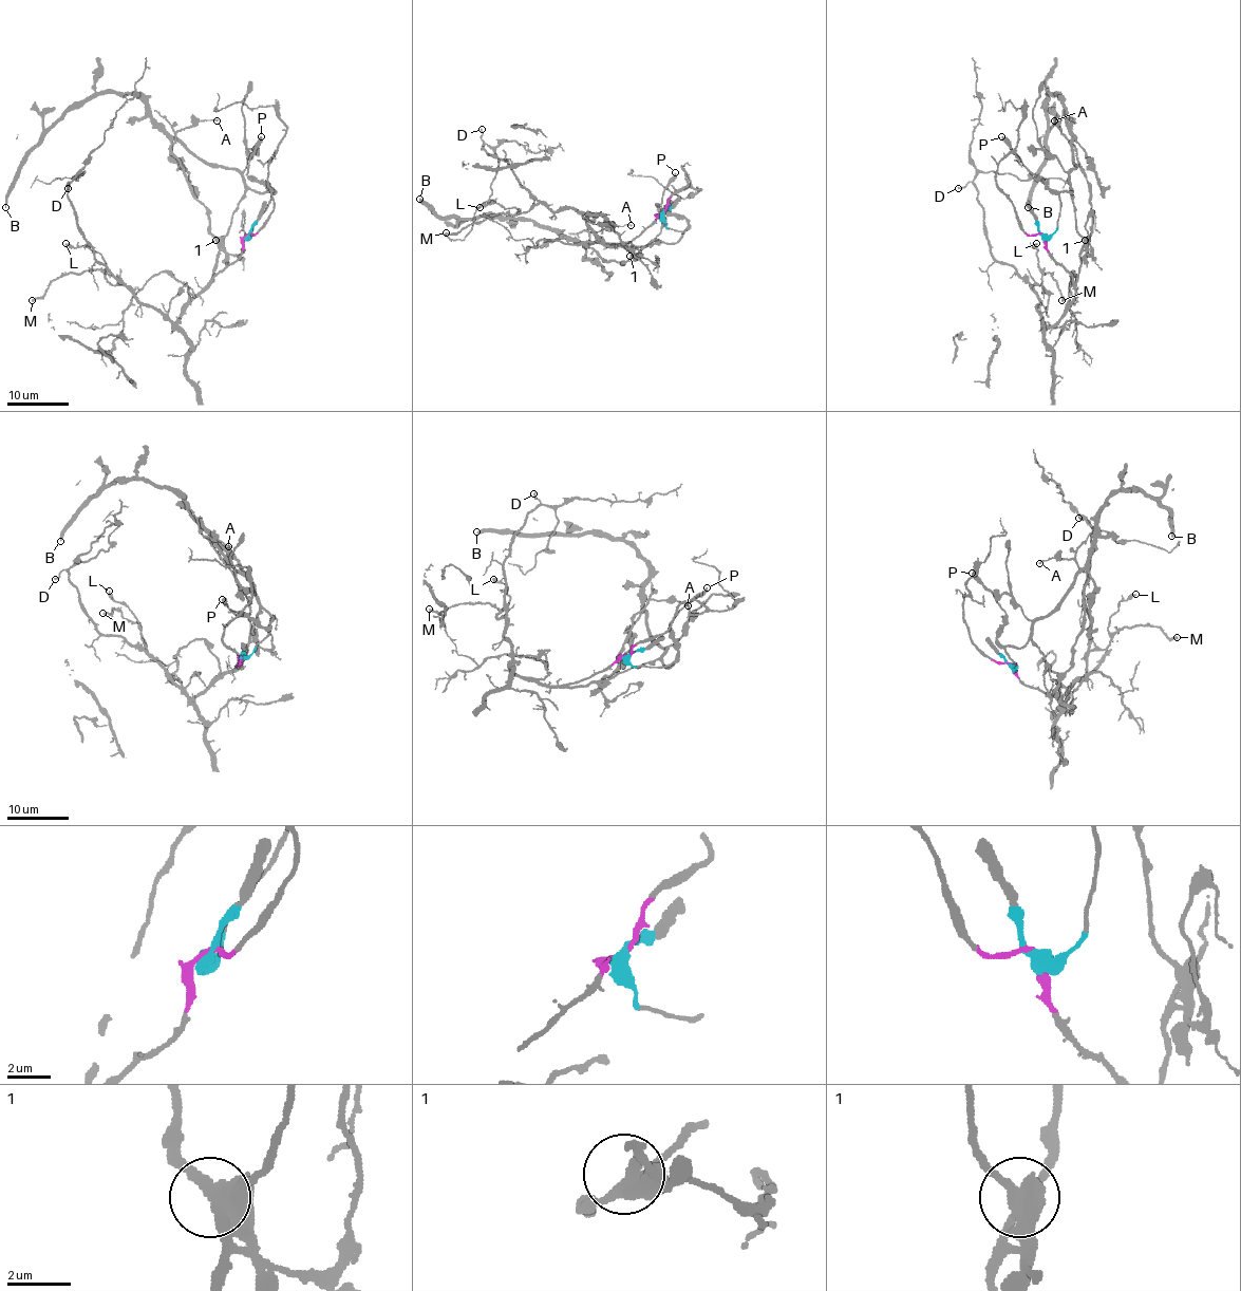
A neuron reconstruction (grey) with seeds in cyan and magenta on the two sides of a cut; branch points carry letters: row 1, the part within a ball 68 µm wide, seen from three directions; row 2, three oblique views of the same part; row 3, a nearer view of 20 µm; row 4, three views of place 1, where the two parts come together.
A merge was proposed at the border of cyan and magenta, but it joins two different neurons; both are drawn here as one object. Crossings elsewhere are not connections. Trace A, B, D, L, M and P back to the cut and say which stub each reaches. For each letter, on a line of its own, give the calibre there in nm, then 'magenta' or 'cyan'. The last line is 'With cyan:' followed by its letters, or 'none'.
A: calibre 140 nm; magenta
B: calibre 280 nm; cyan
D: calibre 150 nm; magenta
L: calibre 320 nm; magenta
M: calibre 220 nm; magenta
P: calibre 340 nm; cyan
With cyan: B, P

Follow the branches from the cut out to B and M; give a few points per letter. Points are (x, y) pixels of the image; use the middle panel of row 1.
B: (661, 212), (668, 228), (684, 229), (675, 242), (625, 247), (580, 244), (530, 221), (440, 218), (419, 199)
M: (661, 212), (619, 245), (606, 245), (588, 218), (571, 208), (550, 211), (542, 203), (446, 232)

